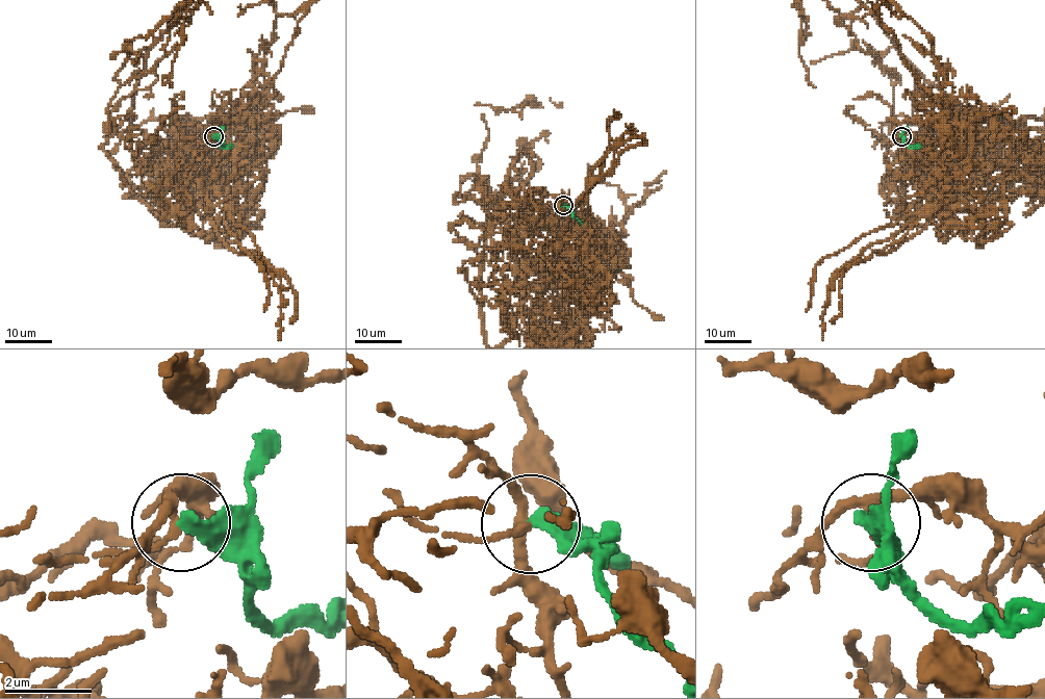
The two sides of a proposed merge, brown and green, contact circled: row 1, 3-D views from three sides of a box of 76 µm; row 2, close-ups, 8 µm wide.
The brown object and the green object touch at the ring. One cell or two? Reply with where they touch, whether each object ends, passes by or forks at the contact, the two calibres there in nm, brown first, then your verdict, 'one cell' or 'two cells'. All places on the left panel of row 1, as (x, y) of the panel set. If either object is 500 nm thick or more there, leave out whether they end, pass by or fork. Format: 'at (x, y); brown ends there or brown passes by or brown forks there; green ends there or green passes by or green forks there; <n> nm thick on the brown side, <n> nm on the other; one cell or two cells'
at (213, 136); brown forks there; green ends there; 190 nm thick on the brown side, 340 nm on the other; two cells

